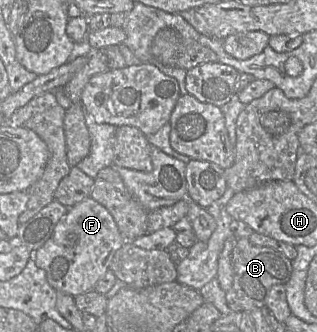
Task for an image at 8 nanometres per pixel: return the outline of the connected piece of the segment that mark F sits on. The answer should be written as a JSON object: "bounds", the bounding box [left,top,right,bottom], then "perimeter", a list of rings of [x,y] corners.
{"bounds":[33,197,123,297],"perimeter":[[[87,197],[68,209],[52,237],[33,252],[33,259],[37,267],[45,271],[48,283],[57,293],[75,297],[94,290],[123,244],[123,237],[110,212],[92,197]]]}

